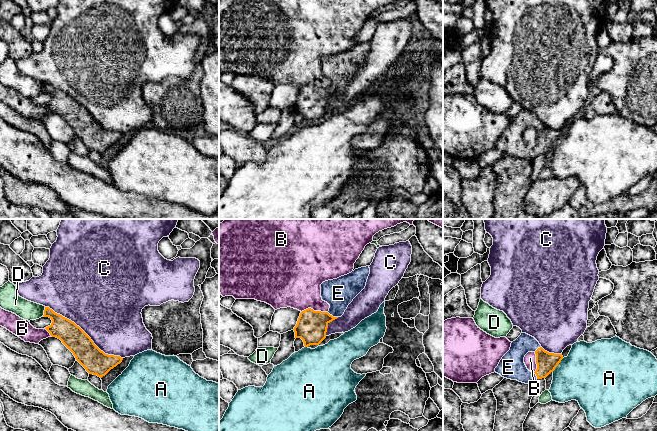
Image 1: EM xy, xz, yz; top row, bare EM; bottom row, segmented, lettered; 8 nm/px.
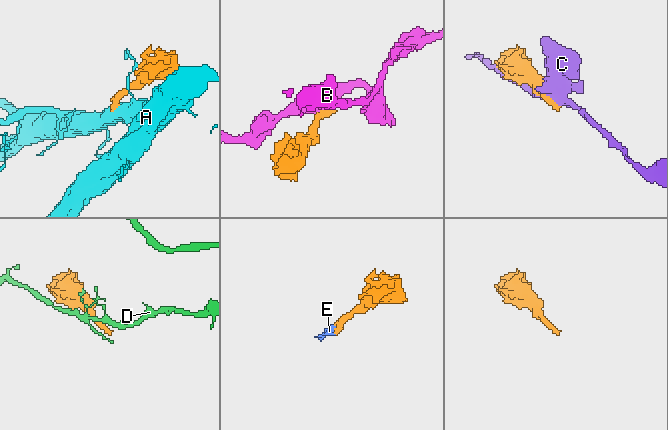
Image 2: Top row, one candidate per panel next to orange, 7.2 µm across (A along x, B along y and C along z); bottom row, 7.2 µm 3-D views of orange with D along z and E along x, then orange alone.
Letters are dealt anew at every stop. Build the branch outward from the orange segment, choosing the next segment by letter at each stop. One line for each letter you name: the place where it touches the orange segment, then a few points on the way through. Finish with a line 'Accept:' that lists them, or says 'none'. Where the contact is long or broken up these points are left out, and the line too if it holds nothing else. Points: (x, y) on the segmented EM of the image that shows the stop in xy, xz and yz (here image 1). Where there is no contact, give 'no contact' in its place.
E: meets orange in xz at (331, 315); runs through xz (311, 327), (319, 320), (331, 315), (337, 309), (338, 293)
Accept: E

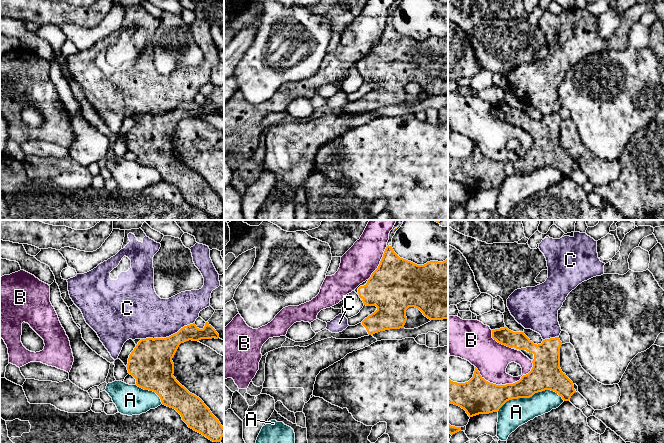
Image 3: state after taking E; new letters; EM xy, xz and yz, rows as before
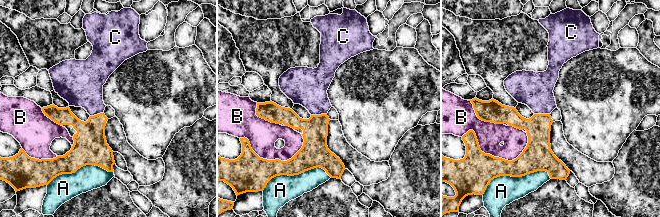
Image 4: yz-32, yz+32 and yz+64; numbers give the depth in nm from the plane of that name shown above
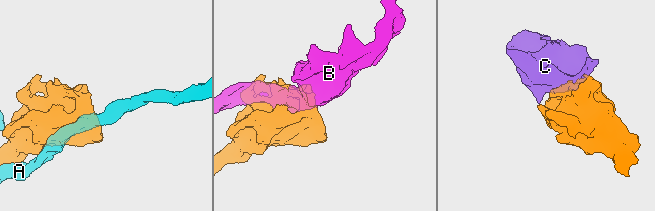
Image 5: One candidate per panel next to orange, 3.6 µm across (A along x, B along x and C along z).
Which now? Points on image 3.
Accept: none

